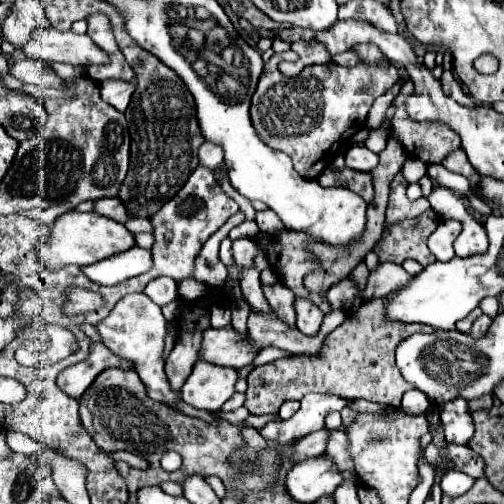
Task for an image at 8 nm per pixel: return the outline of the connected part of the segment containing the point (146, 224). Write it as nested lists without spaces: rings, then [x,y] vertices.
[[[131,218],[125,222],[125,226],[133,232],[133,234],[141,232],[153,232],[153,227],[147,218]]]

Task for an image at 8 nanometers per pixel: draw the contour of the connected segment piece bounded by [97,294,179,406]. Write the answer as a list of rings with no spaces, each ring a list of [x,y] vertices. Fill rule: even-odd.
[[[127,294],[121,298],[115,308],[109,312],[105,320],[97,324],[101,342],[121,360],[127,360],[135,366],[141,382],[147,386],[149,398],[157,402],[165,402],[167,406],[175,406],[179,394],[169,390],[167,376],[163,372],[163,346],[167,336],[167,320],[161,314],[161,308],[147,294]]]

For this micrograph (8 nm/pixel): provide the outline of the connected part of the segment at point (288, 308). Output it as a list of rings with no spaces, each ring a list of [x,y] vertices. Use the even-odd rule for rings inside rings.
[[[277,282],[273,286],[263,286],[263,292],[265,292],[265,298],[271,304],[271,308],[277,312],[277,318],[289,326],[295,326],[295,312],[293,312],[295,294],[281,282]]]

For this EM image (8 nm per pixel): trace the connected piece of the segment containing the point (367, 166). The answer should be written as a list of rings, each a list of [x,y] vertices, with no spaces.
[[[351,146],[345,152],[345,162],[347,162],[347,168],[351,168],[351,170],[371,172],[379,164],[379,156],[365,146]]]

